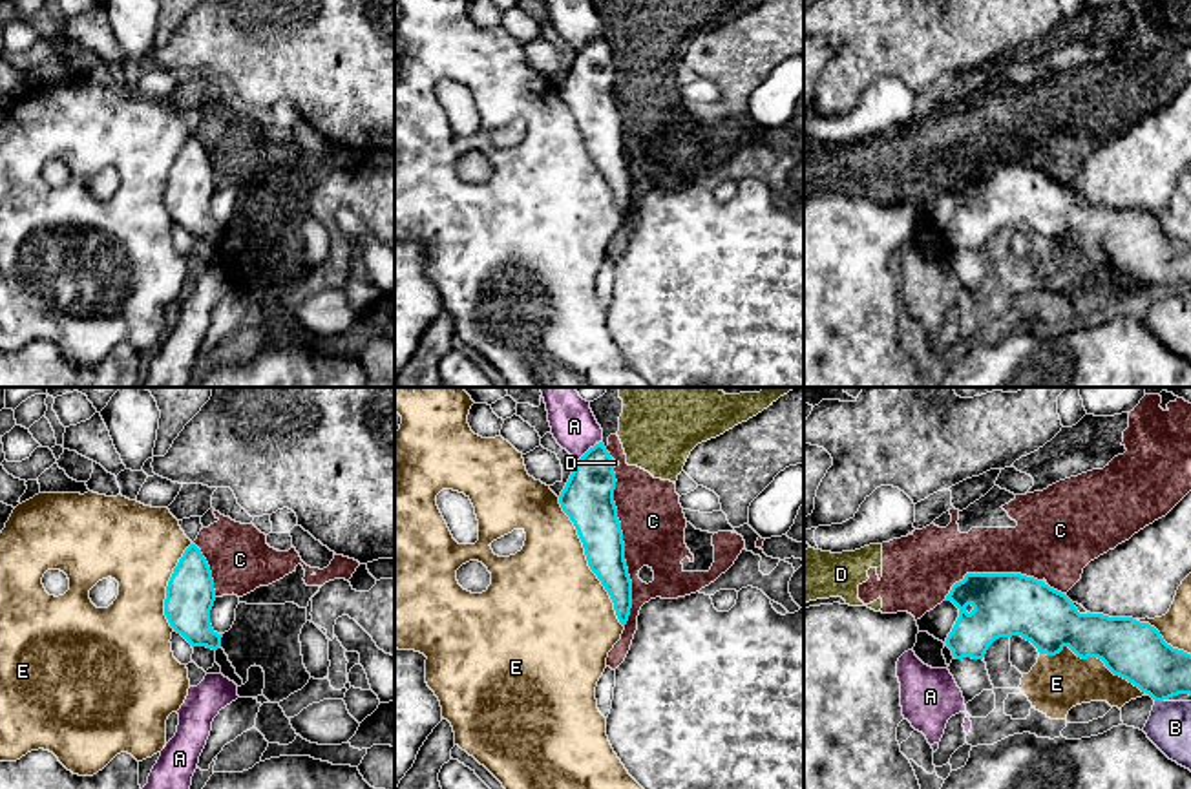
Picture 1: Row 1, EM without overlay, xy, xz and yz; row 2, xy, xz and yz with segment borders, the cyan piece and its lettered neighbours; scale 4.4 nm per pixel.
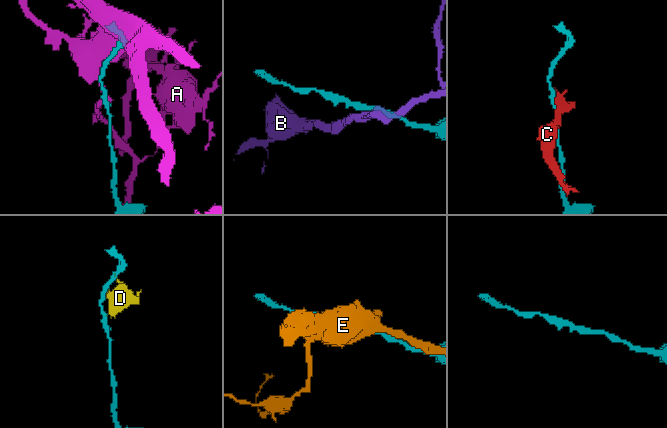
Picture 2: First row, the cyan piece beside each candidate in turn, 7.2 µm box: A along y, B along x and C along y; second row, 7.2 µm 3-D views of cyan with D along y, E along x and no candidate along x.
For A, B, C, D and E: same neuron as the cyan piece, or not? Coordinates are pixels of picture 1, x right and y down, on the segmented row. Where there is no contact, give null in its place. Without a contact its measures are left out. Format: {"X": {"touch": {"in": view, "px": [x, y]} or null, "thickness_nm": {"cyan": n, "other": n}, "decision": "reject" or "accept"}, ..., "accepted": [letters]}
{"A": {"touch": {"in": "xz", "px": [590, 448]}, "thickness_nm": {"cyan": 220, "other": 200}, "decision": "reject"}, "B": {"touch": {"in": "yz", "px": [1159, 700]}, "thickness_nm": {"cyan": 260, "other": 190}, "decision": "reject"}, "C": {"touch": {"in": "xz", "px": [623, 547]}, "thickness_nm": {"cyan": 220, "other": 280}, "decision": "reject"}, "D": {"touch": {"in": "xz", "px": [611, 462]}, "thickness_nm": {"cyan": 220, "other": 20}, "decision": "reject"}, "E": {"touch": {"in": "xz", "px": [589, 563]}, "thickness_nm": {"cyan": 220, "other": 480}, "decision": "reject"}, "accepted": []}

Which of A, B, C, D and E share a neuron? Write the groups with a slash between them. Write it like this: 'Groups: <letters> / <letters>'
Groups: A / B / C D / E

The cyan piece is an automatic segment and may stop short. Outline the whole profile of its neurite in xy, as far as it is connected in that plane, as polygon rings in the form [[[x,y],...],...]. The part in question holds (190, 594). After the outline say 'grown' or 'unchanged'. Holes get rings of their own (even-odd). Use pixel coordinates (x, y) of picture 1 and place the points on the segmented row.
[[[190,544],[166,586],[164,615],[170,626],[192,647],[217,650],[223,634],[210,625],[210,610],[216,601],[214,579],[206,559],[195,544]]]; unchanged

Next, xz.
[[[599,442],[575,460],[559,504],[574,522],[588,566],[608,592],[616,615],[625,626],[632,608],[632,581],[614,502],[616,482],[612,457]]]; unchanged

